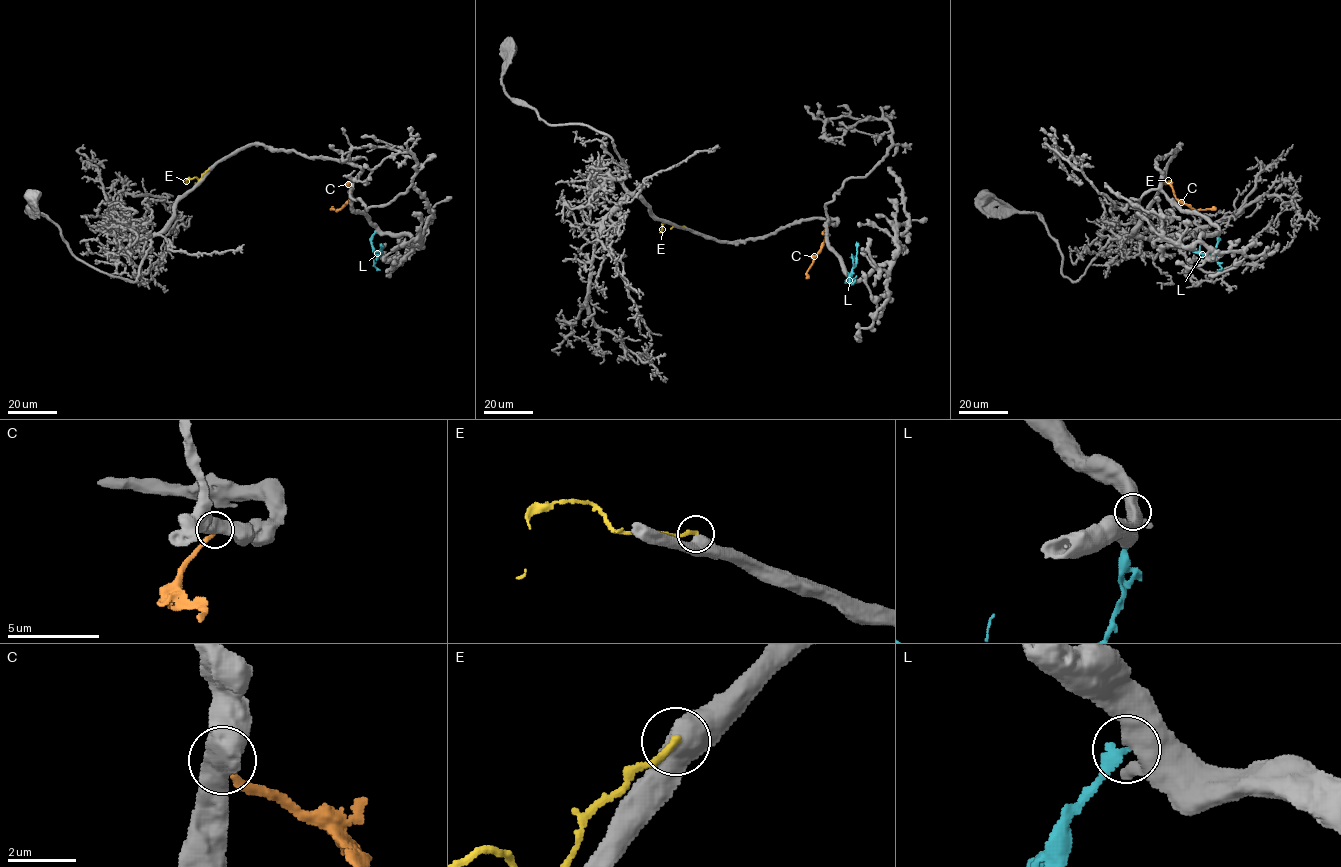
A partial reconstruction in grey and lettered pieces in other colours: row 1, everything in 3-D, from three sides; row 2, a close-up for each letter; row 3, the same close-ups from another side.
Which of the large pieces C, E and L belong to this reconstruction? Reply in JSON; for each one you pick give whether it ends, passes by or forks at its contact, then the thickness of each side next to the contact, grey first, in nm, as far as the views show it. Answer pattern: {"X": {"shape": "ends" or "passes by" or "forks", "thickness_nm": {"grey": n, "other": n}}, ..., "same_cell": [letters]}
{"same_cell": []}

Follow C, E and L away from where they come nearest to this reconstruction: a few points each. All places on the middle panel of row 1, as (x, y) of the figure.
C: (829, 224), (806, 278)
E: (684, 227), (664, 222), (659, 232)
L: (852, 282), (847, 279), (855, 264), (856, 242)

